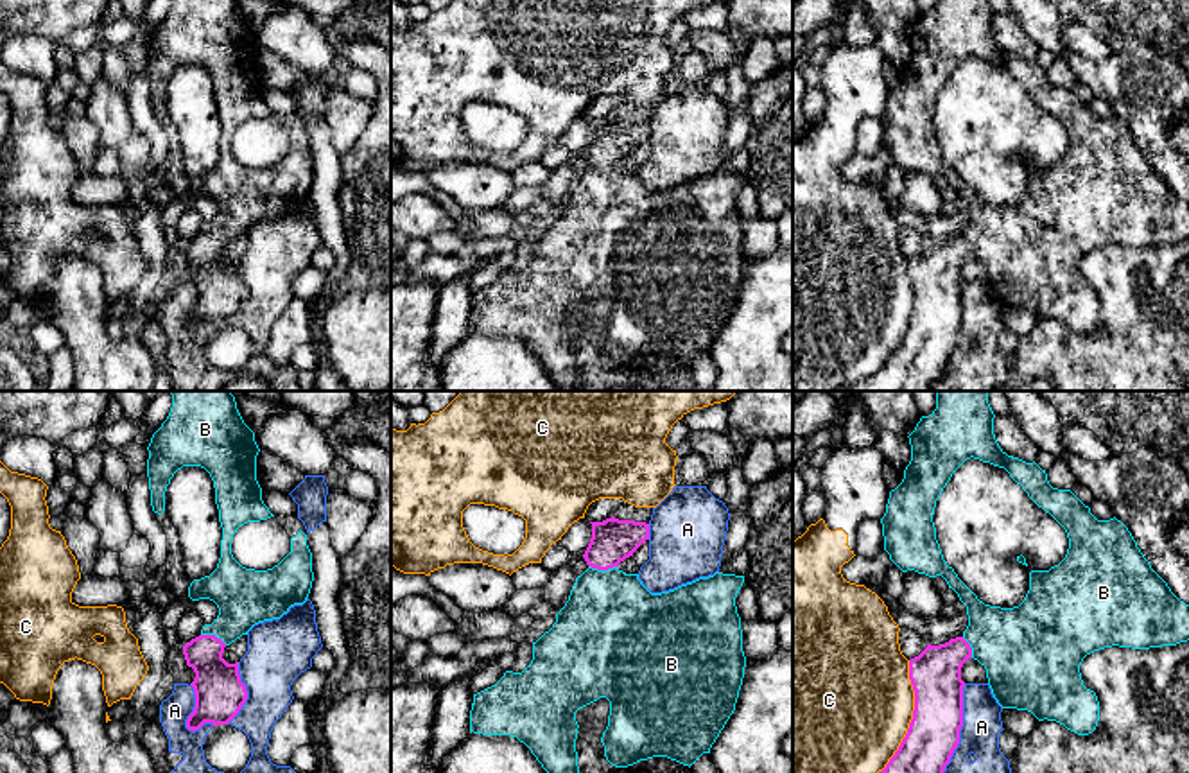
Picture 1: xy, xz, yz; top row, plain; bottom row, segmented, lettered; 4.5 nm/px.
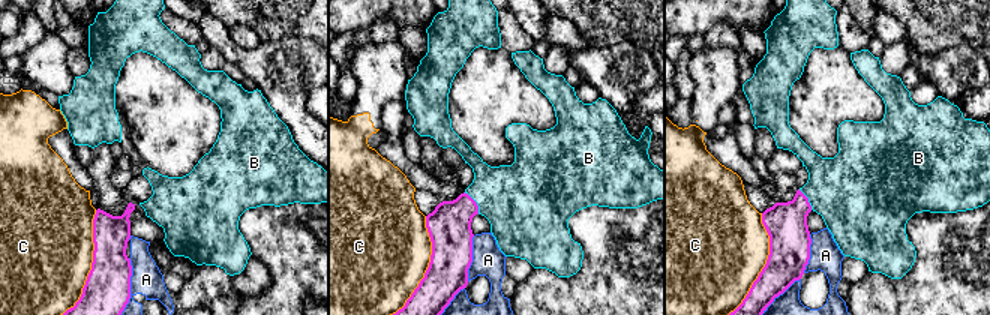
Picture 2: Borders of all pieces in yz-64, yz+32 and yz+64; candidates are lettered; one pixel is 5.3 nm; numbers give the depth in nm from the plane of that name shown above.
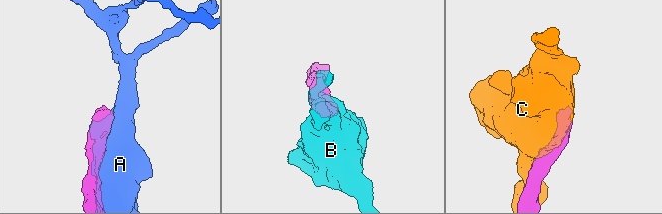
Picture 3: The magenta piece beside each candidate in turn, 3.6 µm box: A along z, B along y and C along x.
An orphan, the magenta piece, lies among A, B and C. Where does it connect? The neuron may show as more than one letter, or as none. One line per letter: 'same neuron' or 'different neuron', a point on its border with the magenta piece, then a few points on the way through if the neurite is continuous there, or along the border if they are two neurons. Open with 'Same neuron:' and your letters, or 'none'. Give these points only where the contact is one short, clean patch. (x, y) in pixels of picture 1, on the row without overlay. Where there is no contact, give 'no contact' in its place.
Same neuron: B
A: different neuron; contact yz (958, 336)
B: same neuron; contact xz (603, 167); way xz (614, 138), (603, 153), (603, 167), (612, 221)
C: different neuron; contact yz (908, 330)

